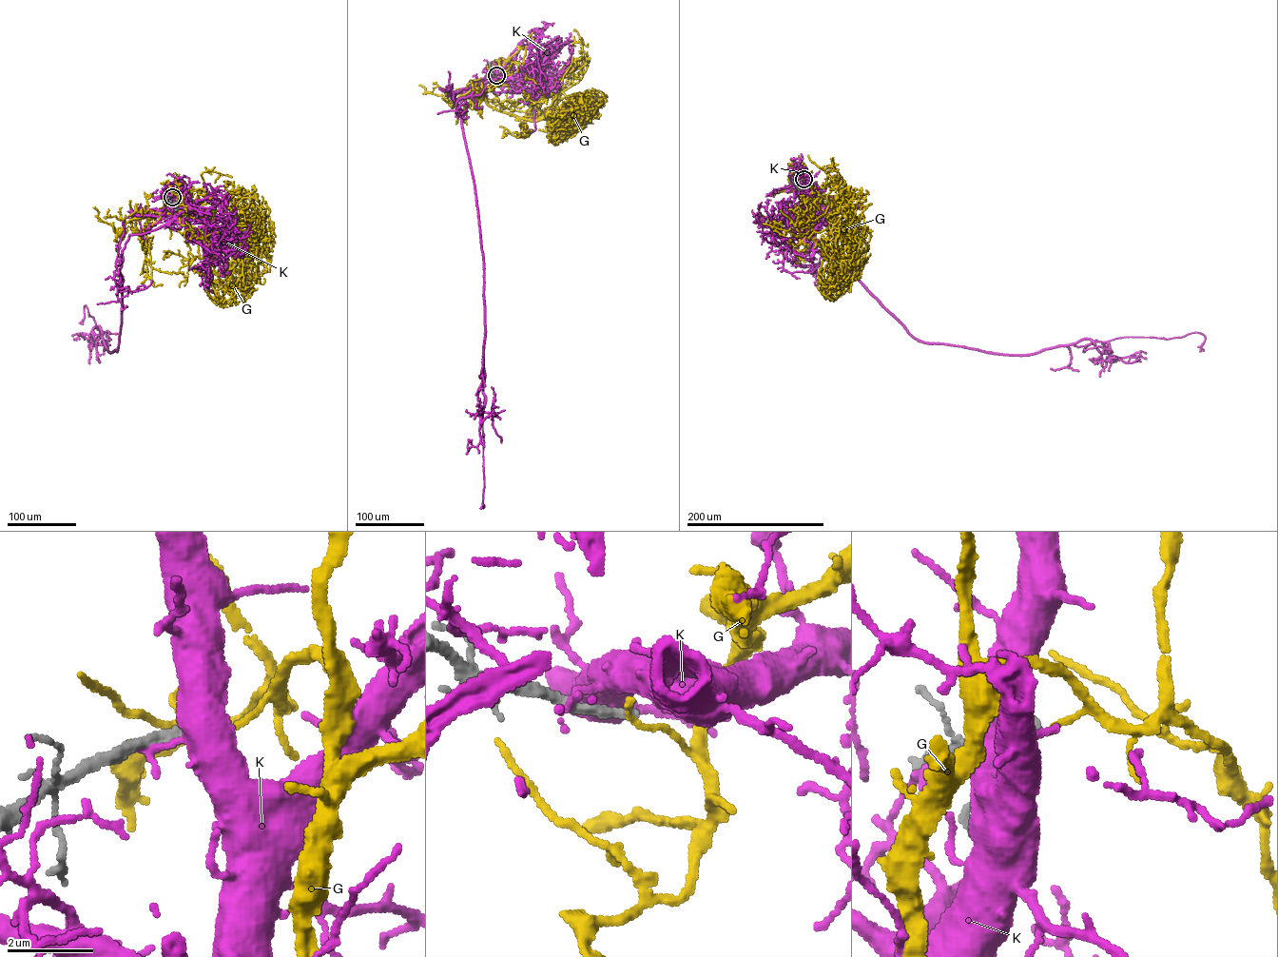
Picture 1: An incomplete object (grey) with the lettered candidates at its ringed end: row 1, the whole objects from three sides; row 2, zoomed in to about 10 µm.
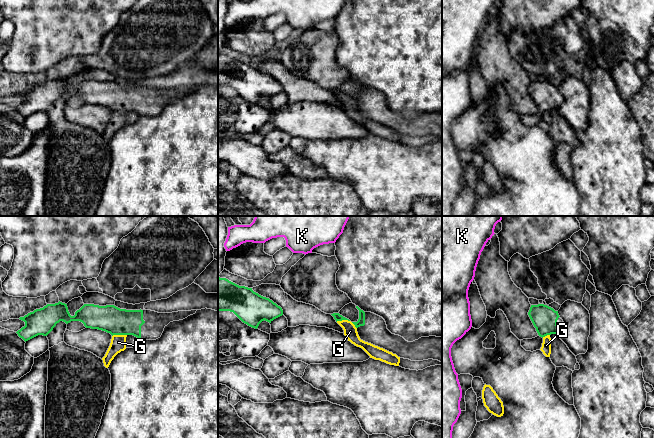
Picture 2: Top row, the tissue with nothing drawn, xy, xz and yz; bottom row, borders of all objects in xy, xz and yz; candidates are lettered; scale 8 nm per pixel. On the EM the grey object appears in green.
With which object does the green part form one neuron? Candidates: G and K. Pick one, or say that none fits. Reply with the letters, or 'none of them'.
none of them

